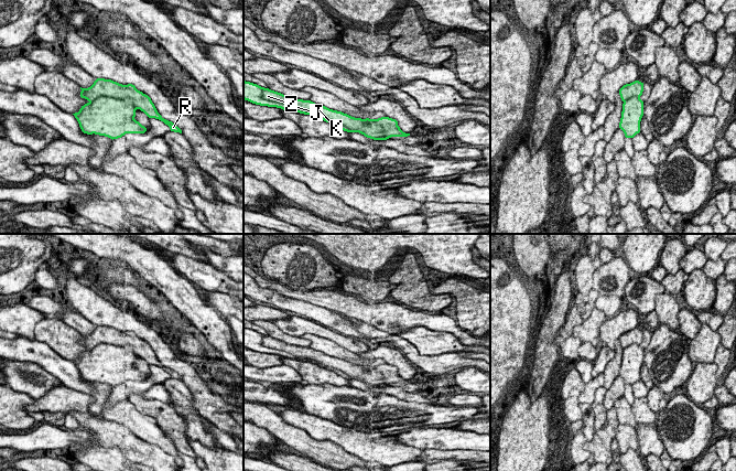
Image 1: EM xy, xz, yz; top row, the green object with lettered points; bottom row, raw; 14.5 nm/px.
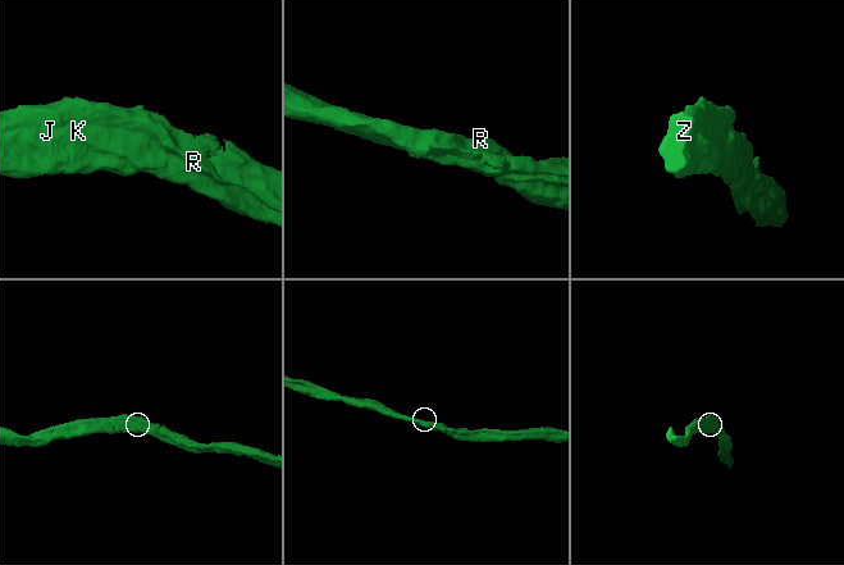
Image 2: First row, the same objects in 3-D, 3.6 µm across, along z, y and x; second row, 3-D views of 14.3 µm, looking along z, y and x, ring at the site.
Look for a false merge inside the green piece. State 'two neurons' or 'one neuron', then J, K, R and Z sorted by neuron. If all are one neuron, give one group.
one neuron | J K R Z

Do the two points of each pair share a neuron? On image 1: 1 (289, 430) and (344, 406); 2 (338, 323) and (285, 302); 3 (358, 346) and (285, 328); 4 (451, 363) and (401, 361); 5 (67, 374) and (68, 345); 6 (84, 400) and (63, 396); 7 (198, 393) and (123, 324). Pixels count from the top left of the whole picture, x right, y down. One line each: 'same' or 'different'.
1: different
2: same
3: same
4: different
5: different
6: same
7: same

